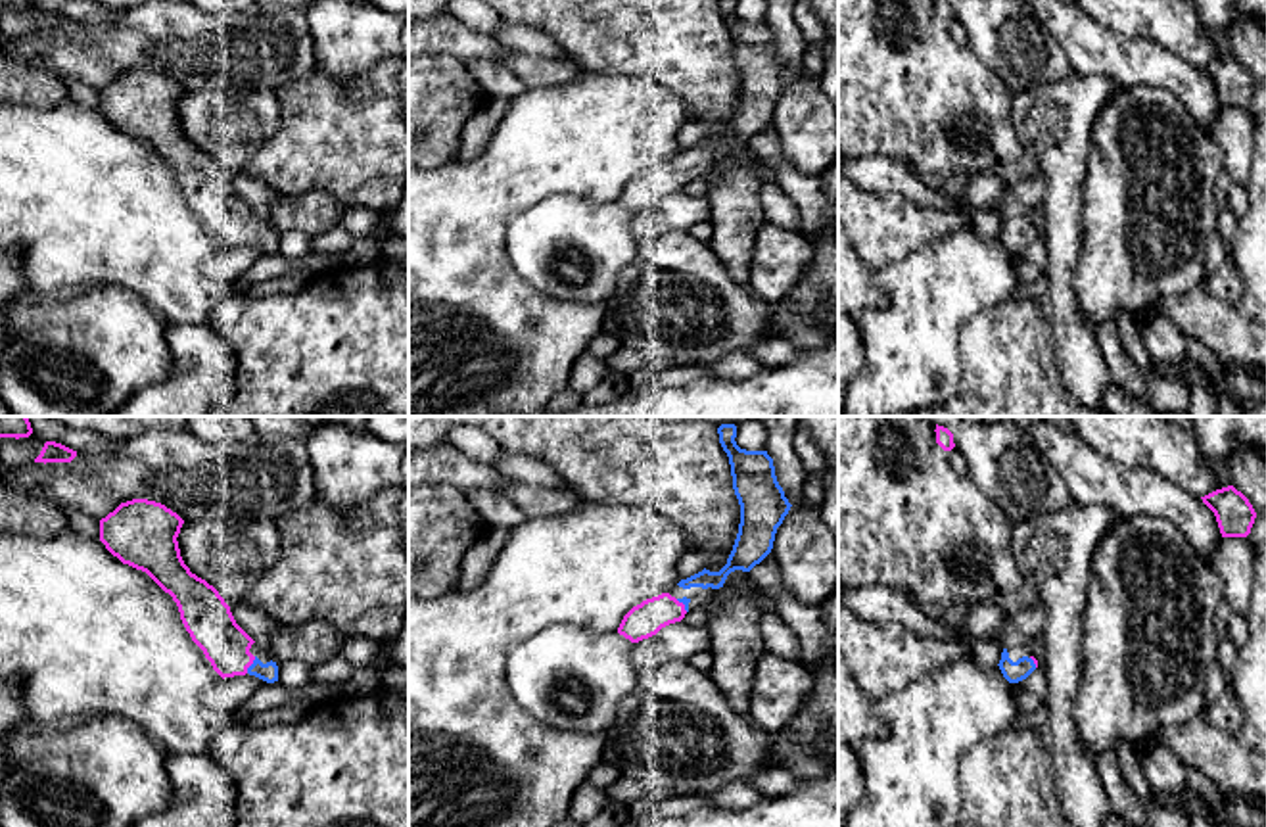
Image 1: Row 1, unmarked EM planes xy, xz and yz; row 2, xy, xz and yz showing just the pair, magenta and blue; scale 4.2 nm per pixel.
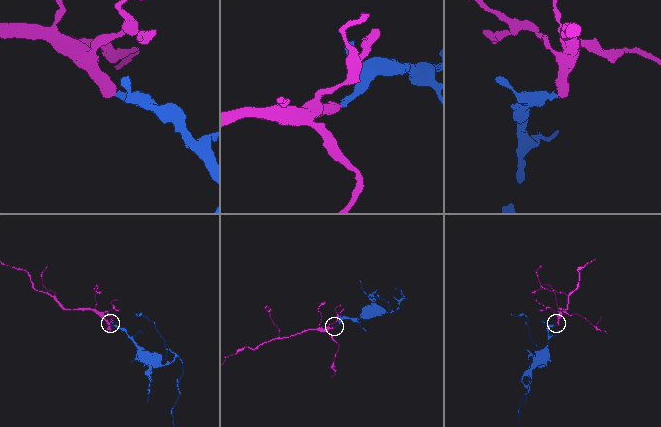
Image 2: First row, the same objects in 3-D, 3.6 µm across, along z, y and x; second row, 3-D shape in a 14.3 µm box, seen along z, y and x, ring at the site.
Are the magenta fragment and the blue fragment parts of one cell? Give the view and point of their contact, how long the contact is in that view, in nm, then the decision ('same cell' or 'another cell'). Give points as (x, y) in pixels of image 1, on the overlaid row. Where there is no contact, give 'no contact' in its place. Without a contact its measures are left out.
meets magenta in xy at (252, 662); contact 80 nm long; same cell

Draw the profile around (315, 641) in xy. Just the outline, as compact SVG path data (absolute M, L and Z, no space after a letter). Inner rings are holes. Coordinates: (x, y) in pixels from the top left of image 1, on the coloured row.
M309 620L299 626L278 626L267 643L276 660L299 660L315 668L338 656L343 641L334 626Z

